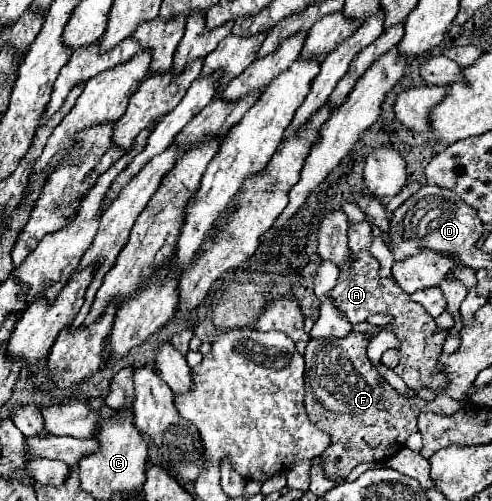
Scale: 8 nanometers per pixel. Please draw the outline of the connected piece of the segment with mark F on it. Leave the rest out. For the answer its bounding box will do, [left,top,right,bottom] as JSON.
[304,330,471,480]

